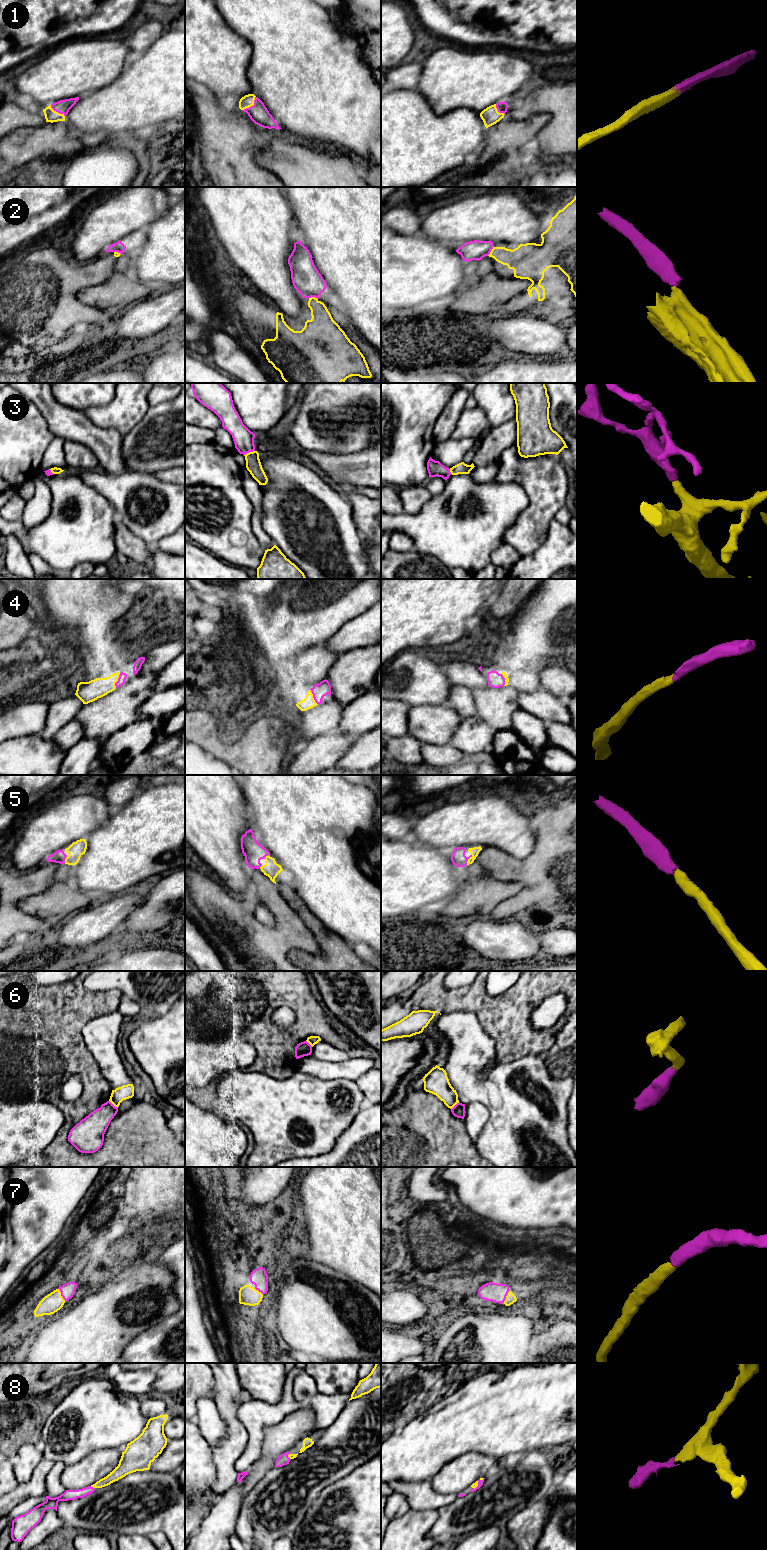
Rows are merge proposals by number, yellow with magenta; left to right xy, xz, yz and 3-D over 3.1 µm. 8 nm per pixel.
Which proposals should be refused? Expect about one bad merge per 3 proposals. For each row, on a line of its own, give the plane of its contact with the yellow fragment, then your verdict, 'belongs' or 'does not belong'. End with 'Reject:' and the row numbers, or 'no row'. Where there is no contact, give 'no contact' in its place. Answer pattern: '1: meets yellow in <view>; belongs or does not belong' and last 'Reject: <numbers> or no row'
1: meets yellow in xy; belongs
2: meets yellow in yz; does not belong
3: meets yellow in xz; belongs
4: meets yellow in xy; belongs
5: meets yellow in yz; belongs
6: meets yellow in xy; does not belong
7: meets yellow in xy; belongs
8: meets yellow in xy; belongs
Reject: 2, 6

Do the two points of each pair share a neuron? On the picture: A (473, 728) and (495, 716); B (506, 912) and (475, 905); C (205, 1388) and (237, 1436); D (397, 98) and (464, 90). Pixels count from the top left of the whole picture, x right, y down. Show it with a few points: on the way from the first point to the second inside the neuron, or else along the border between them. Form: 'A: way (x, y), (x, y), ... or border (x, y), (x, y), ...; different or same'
A: border (477, 713), (495, 731); different
B: border (514, 896), (504, 899), (488, 916); different
C: border (212, 1373), (214, 1376), (214, 1397); different
D: border (415, 88), (437, 114); different

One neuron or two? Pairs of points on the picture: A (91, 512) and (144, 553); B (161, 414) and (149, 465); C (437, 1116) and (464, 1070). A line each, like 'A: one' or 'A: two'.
A: two
B: one
C: two

